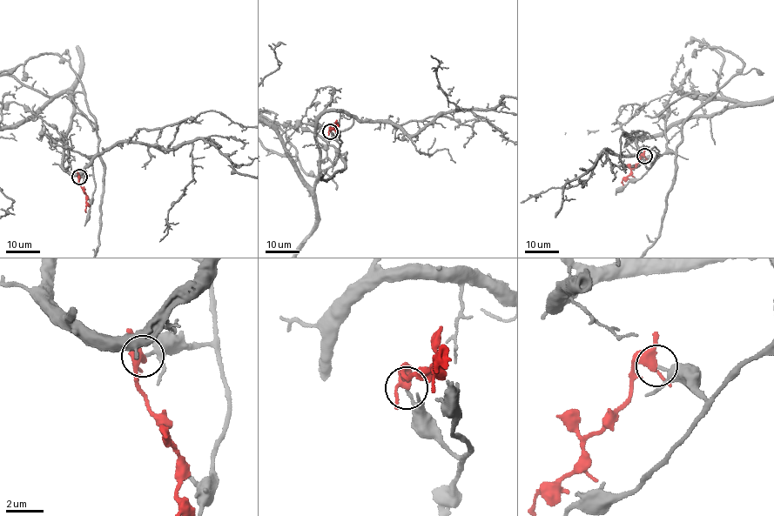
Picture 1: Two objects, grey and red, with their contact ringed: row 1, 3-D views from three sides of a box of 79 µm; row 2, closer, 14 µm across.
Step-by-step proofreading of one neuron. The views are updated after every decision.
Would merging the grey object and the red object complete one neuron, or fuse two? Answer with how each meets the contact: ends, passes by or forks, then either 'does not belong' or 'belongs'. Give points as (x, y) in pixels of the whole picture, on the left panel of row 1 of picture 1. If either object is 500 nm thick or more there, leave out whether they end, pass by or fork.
grey ends; red forks; does not belong

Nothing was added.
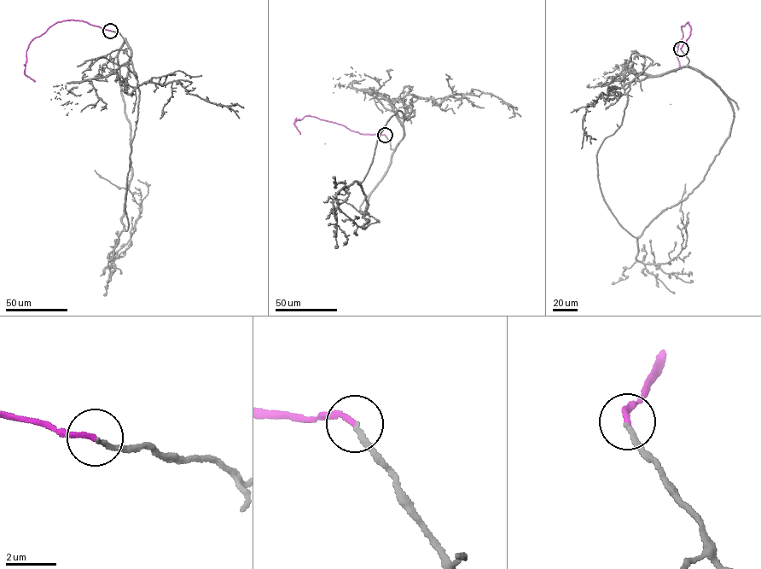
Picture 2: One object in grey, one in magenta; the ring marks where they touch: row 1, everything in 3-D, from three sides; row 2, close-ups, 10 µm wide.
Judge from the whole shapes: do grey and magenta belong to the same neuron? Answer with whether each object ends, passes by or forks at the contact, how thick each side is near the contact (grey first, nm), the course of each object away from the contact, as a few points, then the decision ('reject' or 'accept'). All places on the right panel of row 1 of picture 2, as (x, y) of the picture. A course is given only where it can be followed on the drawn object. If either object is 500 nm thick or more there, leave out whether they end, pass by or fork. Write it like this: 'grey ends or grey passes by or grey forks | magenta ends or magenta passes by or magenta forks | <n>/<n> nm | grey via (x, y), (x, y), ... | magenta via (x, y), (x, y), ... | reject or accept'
grey ends | magenta ends | 200/200 nm | grey via (681, 49), (719, 86), (733, 121), (704, 180), (638, 237), (636, 259), (659, 264), (680, 252), (685, 183) | magenta via (681, 49), (690, 33), (688, 21), (681, 28), (683, 36), (676, 53), (681, 69) | accept

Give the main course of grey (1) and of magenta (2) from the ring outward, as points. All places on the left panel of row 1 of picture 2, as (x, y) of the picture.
1: (110, 31), (126, 39), (117, 55), (132, 171), (109, 260), (130, 239), (140, 205), (95, 170)
2: (110, 31), (72, 20), (51, 26), (30, 42), (26, 50), (25, 74), (35, 81)

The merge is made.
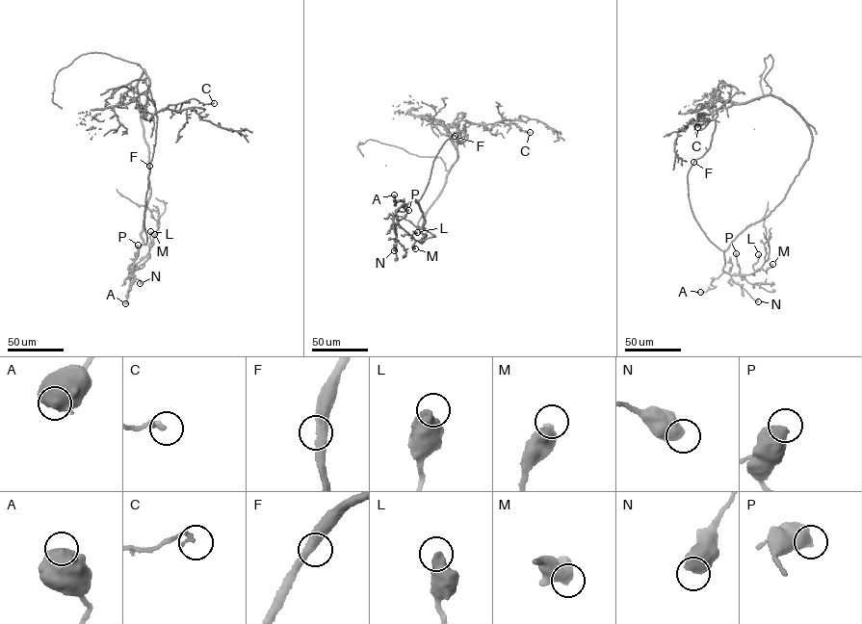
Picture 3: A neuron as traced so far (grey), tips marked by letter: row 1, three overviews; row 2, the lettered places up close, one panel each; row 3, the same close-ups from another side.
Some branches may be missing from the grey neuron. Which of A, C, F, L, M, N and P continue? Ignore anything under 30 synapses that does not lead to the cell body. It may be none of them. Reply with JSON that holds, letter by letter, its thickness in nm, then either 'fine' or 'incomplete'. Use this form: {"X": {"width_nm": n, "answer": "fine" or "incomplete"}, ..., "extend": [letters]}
{"A": {"width_nm": 700, "answer": "fine"}, "C": {"width_nm": 190, "answer": "fine"}, "F": {"width_nm": 380, "answer": "fine"}, "L": {"width_nm": 480, "answer": "fine"}, "M": {"width_nm": 550, "answer": "fine"}, "N": {"width_nm": 650, "answer": "fine"}, "P": {"width_nm": 600, "answer": "fine"}, "extend": []}

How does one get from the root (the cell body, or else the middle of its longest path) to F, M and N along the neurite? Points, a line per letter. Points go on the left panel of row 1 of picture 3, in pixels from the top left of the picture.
F: (143, 131), (137, 84), (143, 69), (149, 82), (143, 110), (157, 117), (155, 145), (149, 166)
M: (143, 131), (148, 148), (150, 191), (141, 232), (143, 244), (129, 272), (148, 251), (154, 234)
N: (143, 131), (148, 148), (150, 191), (141, 232), (143, 244), (128, 276), (138, 279), (140, 283)

